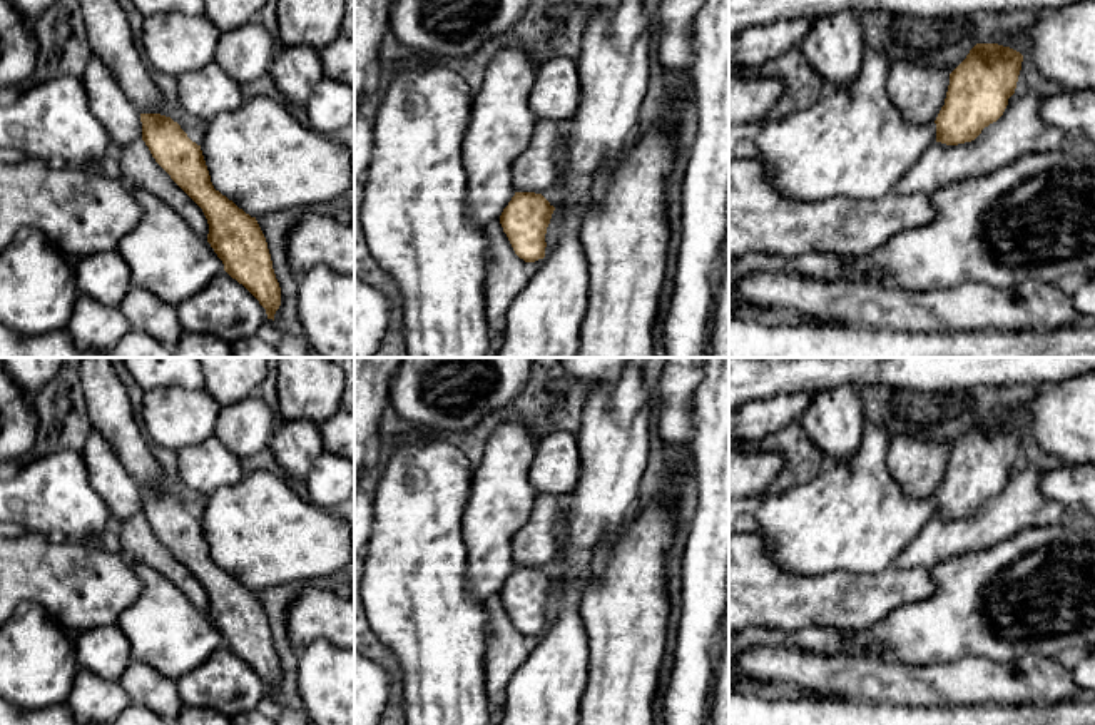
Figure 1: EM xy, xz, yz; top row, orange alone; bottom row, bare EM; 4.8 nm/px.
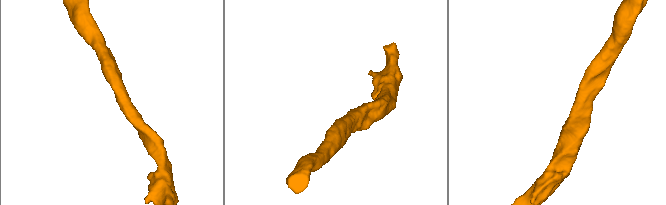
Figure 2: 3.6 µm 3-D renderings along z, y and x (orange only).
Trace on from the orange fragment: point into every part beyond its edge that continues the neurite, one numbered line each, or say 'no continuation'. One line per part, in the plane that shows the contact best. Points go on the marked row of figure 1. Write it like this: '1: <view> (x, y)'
1: yz (918, 87)

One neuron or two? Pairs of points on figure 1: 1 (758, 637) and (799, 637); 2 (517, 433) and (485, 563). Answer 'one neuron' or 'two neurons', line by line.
1: one neuron
2: one neuron

